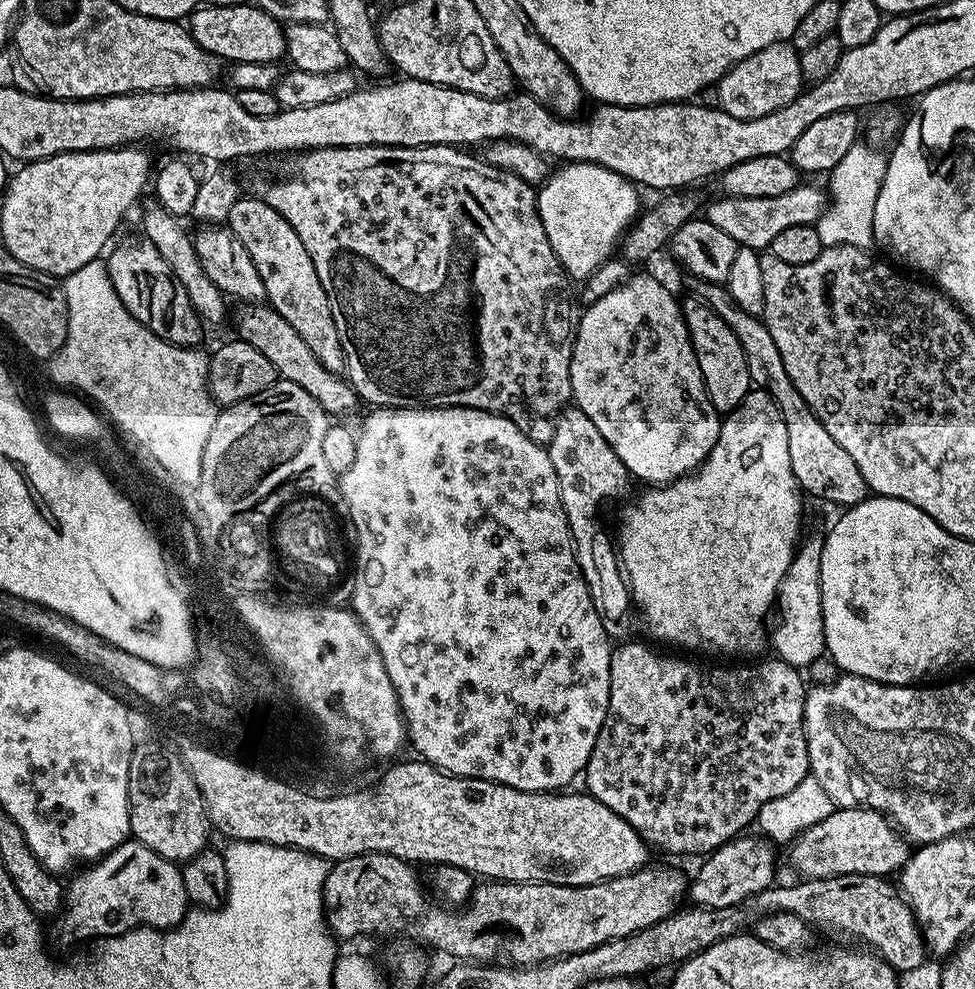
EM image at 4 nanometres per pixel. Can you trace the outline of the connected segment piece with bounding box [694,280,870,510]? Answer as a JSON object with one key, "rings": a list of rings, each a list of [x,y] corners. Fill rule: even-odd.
{"rings":[[[696,280],[695,295],[704,303],[710,305],[734,330],[738,338],[738,346],[742,346],[742,354],[746,358],[746,370],[748,379],[757,389],[766,391],[772,395],[782,418],[786,422],[786,439],[790,446],[790,466],[794,478],[799,482],[801,489],[828,504],[841,504],[841,509],[853,508],[868,499],[870,493],[858,465],[854,458],[830,438],[826,426],[810,410],[810,406],[798,394],[794,382],[790,382],[790,374],[786,374],[786,366],[782,362],[782,354],[778,354],[778,346],[774,338],[770,338],[770,330],[764,325],[763,319],[759,316],[746,314],[738,302],[728,293],[724,284],[711,284],[708,280]]]}

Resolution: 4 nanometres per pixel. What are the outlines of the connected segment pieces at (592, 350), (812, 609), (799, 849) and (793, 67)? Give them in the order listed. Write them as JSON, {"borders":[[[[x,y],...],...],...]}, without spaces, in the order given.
{"borders":[[[[632,274],[624,284],[618,285],[616,289],[612,290],[605,297],[598,298],[592,305],[583,309],[580,325],[576,327],[576,340],[572,343],[572,361],[570,362],[570,382],[572,383],[572,400],[574,401],[575,407],[582,410],[582,414],[586,414],[586,418],[590,418],[590,422],[594,422],[594,426],[598,426],[598,434],[602,434],[602,438],[606,438],[606,442],[614,450],[614,454],[618,454],[618,458],[622,462],[622,466],[627,470],[629,477],[635,478],[636,476],[640,480],[645,480],[643,483],[648,486],[663,486],[669,484],[671,480],[677,480],[680,476],[686,476],[695,473],[696,469],[699,468],[700,463],[708,457],[710,450],[716,445],[717,438],[720,437],[720,426],[722,423],[721,413],[717,412],[716,408],[710,402],[708,397],[708,391],[704,385],[704,379],[700,373],[700,367],[698,366],[698,358],[694,354],[694,346],[690,342],[690,334],[688,333],[688,327],[684,321],[684,309],[681,301],[675,300],[672,297],[672,292],[663,284],[660,280],[655,280],[652,276],[638,276],[638,274]]],[[[818,524],[805,533],[796,549],[790,568],[781,576],[777,596],[777,621],[770,628],[770,646],[779,659],[795,668],[803,668],[825,653],[825,628],[822,626],[821,560],[827,525]]],[[[836,808],[818,826],[810,826],[787,849],[788,860],[801,877],[821,880],[842,874],[870,874],[885,878],[899,873],[910,855],[910,845],[887,816],[872,808]]],[[[779,40],[750,54],[750,58],[742,58],[742,62],[728,70],[718,81],[718,104],[726,114],[734,118],[762,118],[762,114],[774,114],[774,110],[794,102],[794,98],[800,96],[805,84],[799,51],[793,48],[791,43]]]]}

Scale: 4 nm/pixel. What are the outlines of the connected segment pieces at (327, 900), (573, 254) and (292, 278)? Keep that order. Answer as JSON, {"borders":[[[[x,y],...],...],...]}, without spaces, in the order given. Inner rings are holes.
{"borders":[[[[367,852],[366,854],[358,854],[351,856],[345,860],[335,861],[329,867],[328,877],[324,883],[324,919],[328,925],[329,932],[333,937],[344,940],[352,940],[355,936],[386,936],[385,938],[407,938],[409,941],[415,942],[420,946],[429,944],[432,948],[437,948],[440,952],[449,952],[455,959],[460,962],[475,962],[478,964],[495,964],[497,966],[531,966],[534,964],[543,964],[549,960],[558,960],[566,956],[573,956],[579,952],[590,950],[594,946],[602,946],[611,940],[617,940],[623,936],[633,936],[636,932],[640,932],[644,928],[654,926],[660,920],[664,920],[677,909],[681,903],[680,899],[685,899],[686,893],[689,891],[690,884],[684,876],[676,868],[652,868],[653,866],[645,866],[638,869],[637,872],[631,872],[625,876],[616,876],[613,880],[600,880],[596,884],[587,884],[581,888],[572,888],[569,884],[542,884],[539,882],[529,882],[527,884],[514,884],[511,882],[480,882],[472,889],[472,894],[459,910],[452,906],[445,906],[439,899],[431,900],[424,893],[424,888],[420,885],[420,880],[416,877],[417,869],[413,867],[409,861],[399,860],[396,856],[390,854],[382,854],[381,852]]],[[[568,162],[555,172],[556,169],[539,185],[536,193],[536,209],[546,230],[546,238],[550,238],[550,246],[559,258],[561,266],[573,281],[583,282],[607,260],[613,259],[622,237],[642,212],[642,205],[640,206],[642,192],[622,174],[597,164]]],[[[241,198],[234,202],[226,224],[238,242],[246,246],[246,254],[250,254],[254,270],[258,270],[258,278],[264,283],[264,295],[270,307],[298,330],[302,342],[314,350],[314,358],[318,358],[326,370],[343,373],[344,351],[338,338],[338,326],[334,326],[334,314],[330,314],[328,295],[322,290],[322,282],[318,282],[318,270],[314,270],[314,262],[310,262],[310,254],[306,254],[306,246],[302,246],[302,238],[298,238],[294,226],[263,198]]]]}

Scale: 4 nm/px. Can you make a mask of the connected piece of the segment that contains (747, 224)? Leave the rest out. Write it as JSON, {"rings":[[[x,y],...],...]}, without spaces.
{"rings":[[[798,186],[789,192],[780,192],[777,196],[766,198],[742,198],[741,196],[725,196],[716,200],[709,206],[706,219],[722,234],[730,234],[737,246],[767,249],[778,238],[781,230],[790,226],[806,226],[815,224],[826,207],[826,192],[823,187],[804,188]]]}

